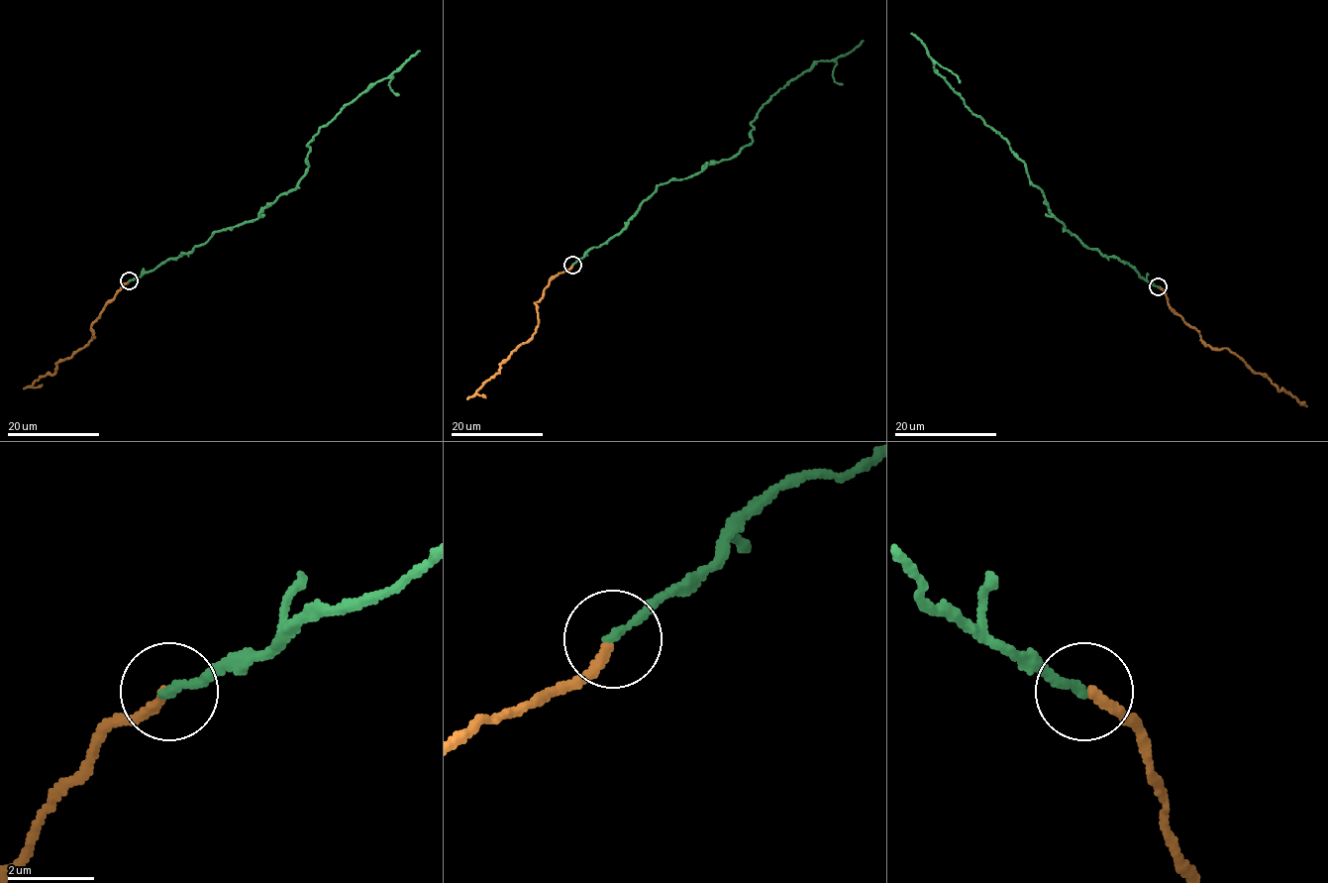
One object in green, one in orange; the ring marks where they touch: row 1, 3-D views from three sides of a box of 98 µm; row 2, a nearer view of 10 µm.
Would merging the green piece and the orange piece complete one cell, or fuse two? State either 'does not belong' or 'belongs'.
belongs

